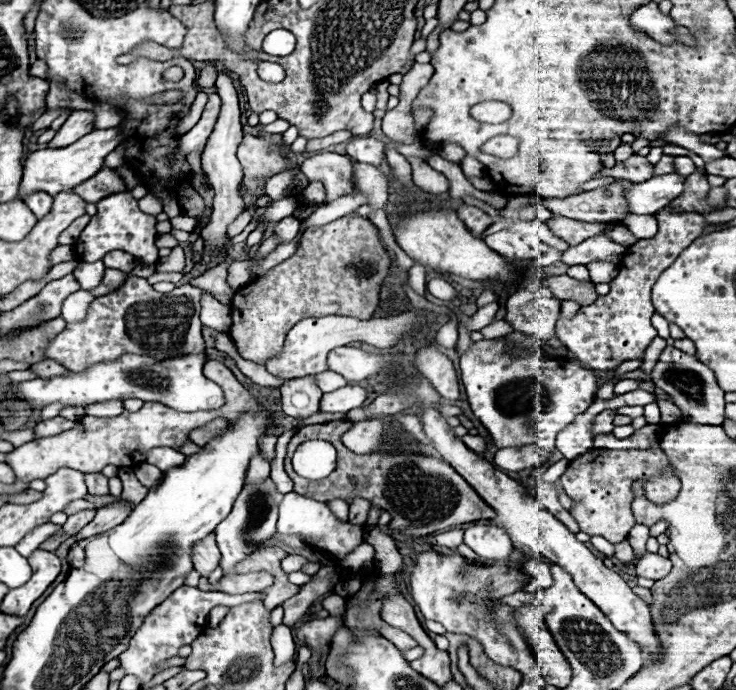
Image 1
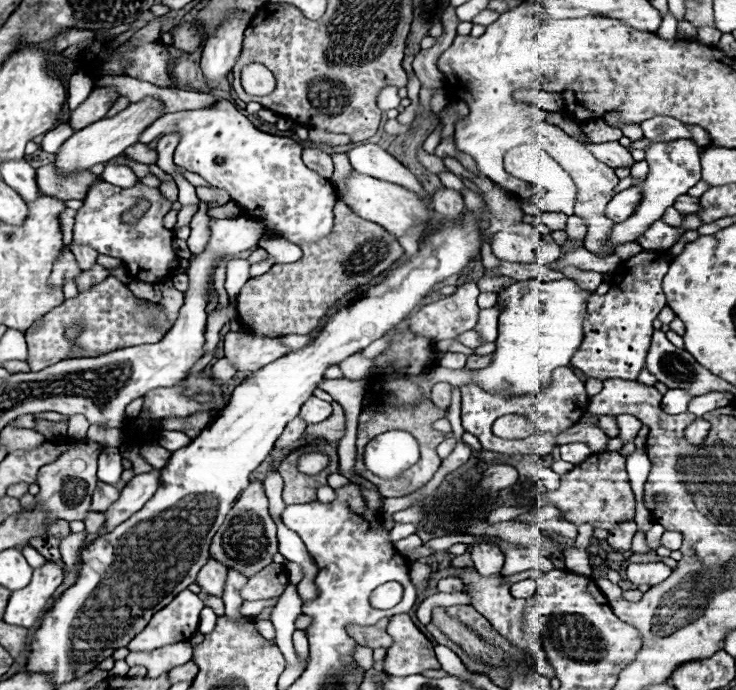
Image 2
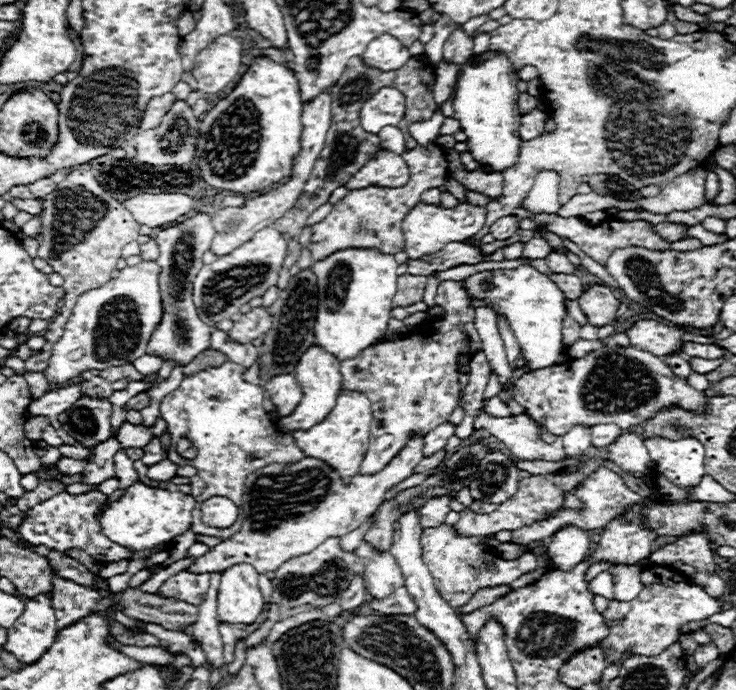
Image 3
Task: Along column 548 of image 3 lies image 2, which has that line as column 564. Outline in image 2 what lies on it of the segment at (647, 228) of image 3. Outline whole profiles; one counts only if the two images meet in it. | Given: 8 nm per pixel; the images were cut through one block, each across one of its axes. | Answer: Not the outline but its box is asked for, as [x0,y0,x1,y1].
[538,212,566,230]

